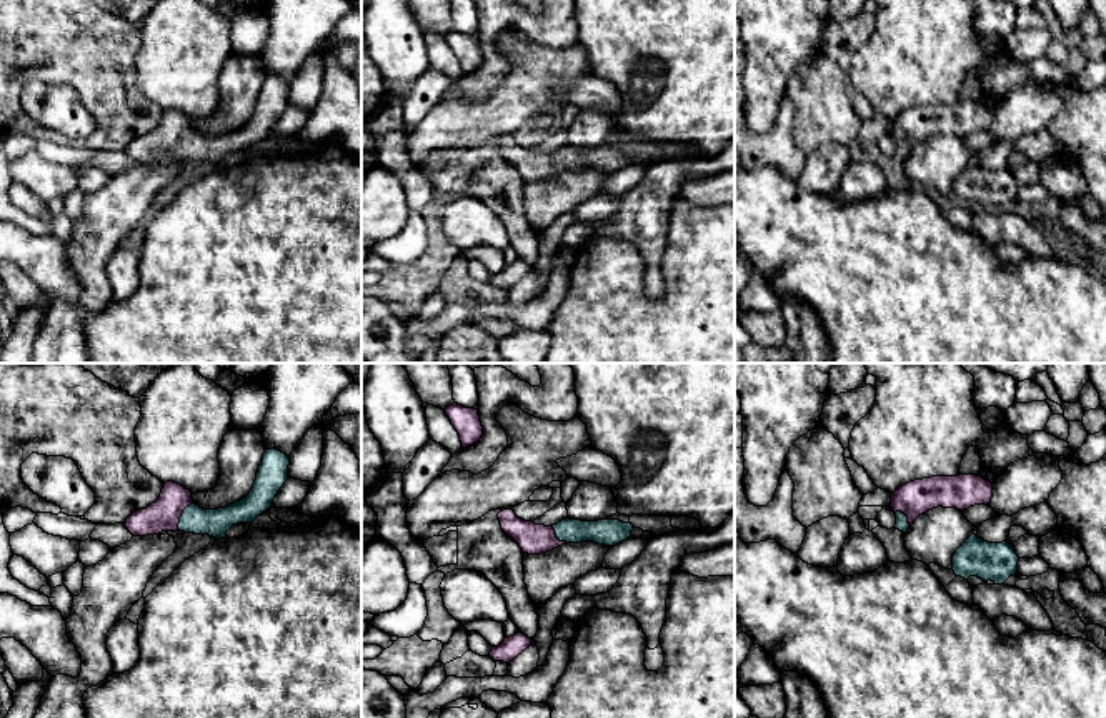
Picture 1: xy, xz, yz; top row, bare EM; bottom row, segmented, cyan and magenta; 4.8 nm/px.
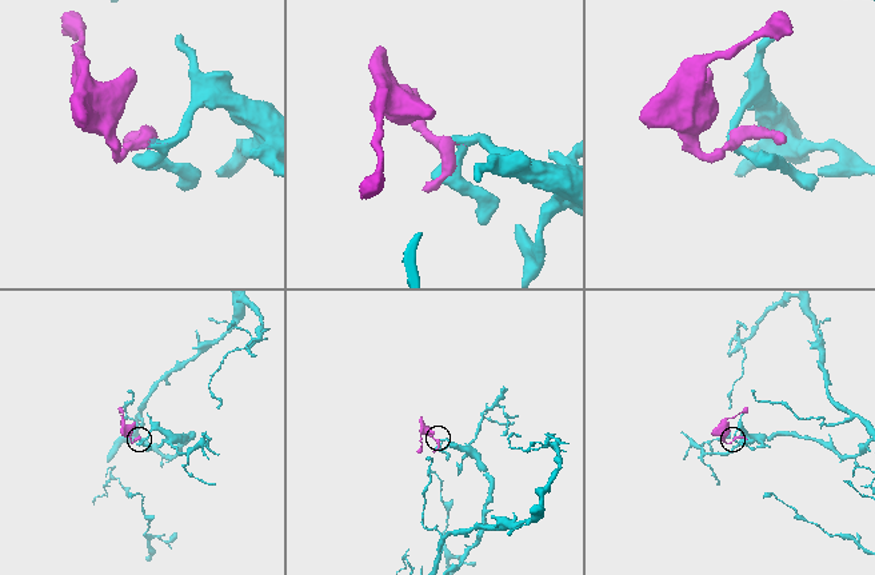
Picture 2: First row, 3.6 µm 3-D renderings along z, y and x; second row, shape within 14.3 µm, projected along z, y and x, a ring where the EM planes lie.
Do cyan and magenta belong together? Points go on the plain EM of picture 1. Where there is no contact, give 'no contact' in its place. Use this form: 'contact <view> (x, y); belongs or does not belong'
contact xy (180, 144); belongs

